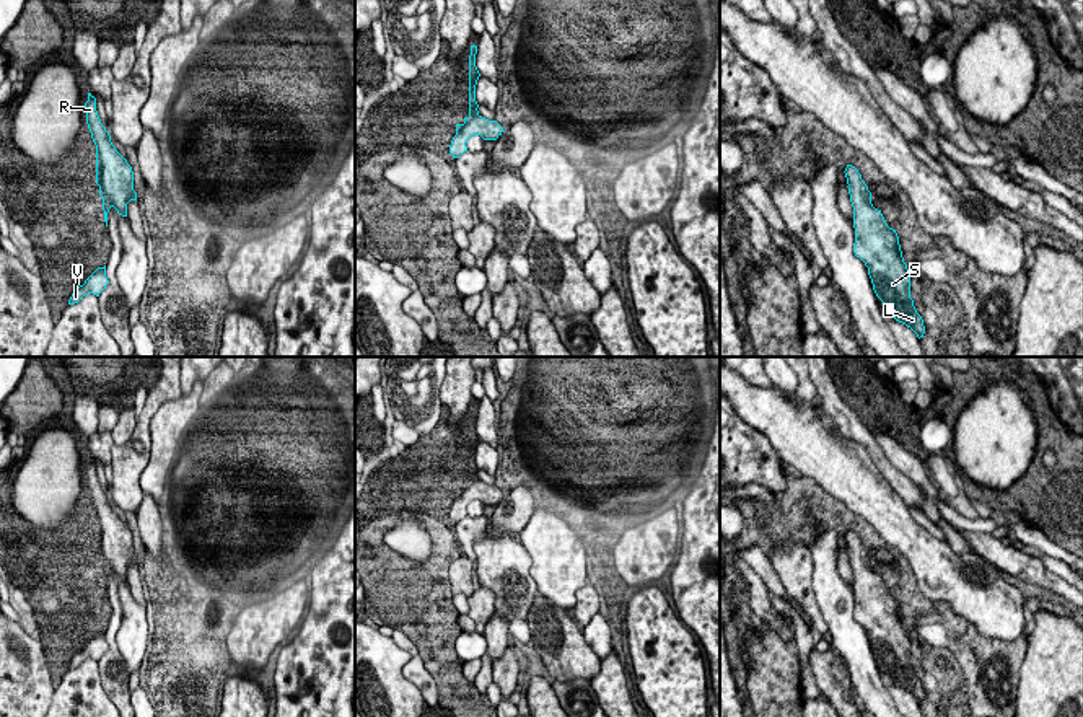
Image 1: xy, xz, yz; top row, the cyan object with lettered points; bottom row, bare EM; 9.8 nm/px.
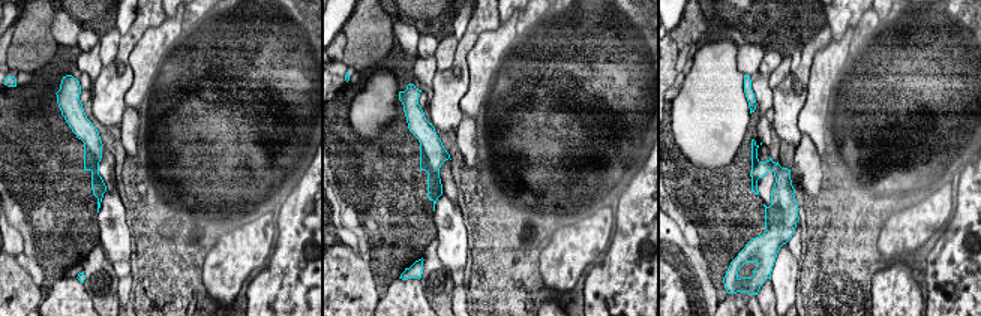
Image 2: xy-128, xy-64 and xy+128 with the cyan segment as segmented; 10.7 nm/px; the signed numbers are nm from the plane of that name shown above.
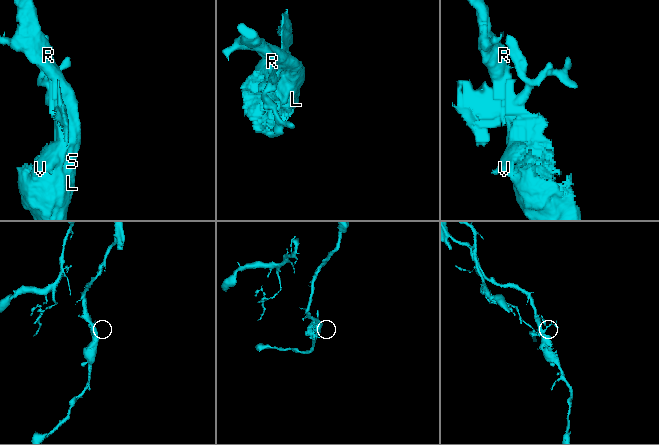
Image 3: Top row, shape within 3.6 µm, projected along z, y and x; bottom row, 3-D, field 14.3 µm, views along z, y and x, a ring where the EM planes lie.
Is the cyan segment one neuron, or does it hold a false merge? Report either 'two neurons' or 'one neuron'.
one neuron

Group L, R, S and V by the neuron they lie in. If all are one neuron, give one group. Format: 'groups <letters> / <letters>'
groups L R S V

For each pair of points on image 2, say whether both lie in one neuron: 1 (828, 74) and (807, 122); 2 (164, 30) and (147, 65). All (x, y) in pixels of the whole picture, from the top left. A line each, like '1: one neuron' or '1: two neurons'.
1: one neuron
2: one neuron

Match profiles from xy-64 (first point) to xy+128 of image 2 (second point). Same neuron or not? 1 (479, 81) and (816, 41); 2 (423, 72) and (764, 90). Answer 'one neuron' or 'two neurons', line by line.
1: two neurons
2: one neuron

